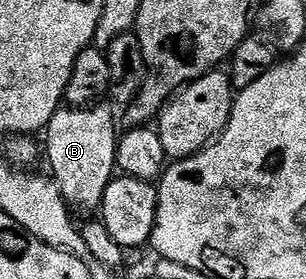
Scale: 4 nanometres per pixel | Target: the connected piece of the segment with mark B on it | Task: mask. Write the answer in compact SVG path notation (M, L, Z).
M104 101L97 102L87 109L73 109L71 106L64 105L54 113L54 117L48 122L46 163L48 159L49 169L47 168L47 170L50 172L51 178L56 180L65 203L77 212L79 212L78 210L99 212L102 201L106 197L106 189L112 184L113 178L117 174L118 130L116 131L115 113L117 114Z

